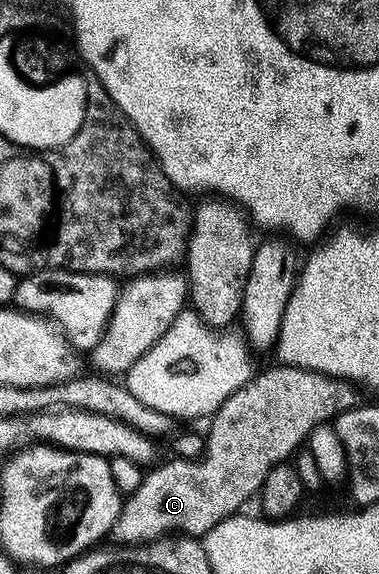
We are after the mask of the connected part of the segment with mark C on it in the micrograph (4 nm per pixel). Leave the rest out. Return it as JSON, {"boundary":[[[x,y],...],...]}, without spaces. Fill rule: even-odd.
{"boundary":[[[275,364],[269,370],[253,373],[253,376],[246,385],[238,388],[238,392],[234,392],[225,400],[222,405],[216,410],[215,414],[211,415],[210,422],[212,427],[206,431],[207,442],[205,444],[203,456],[199,458],[182,458],[177,456],[170,457],[169,462],[161,461],[159,464],[153,465],[147,471],[142,480],[142,484],[138,484],[138,488],[133,494],[127,495],[123,499],[120,507],[120,515],[115,524],[112,525],[112,532],[110,535],[111,541],[116,544],[123,544],[126,546],[139,546],[145,542],[154,542],[157,538],[163,538],[171,535],[173,532],[179,532],[184,536],[203,536],[210,532],[210,528],[214,528],[222,520],[231,518],[232,515],[241,513],[245,509],[244,506],[248,501],[255,499],[261,493],[264,481],[270,474],[270,470],[278,465],[280,462],[287,462],[293,457],[307,443],[309,434],[316,425],[324,423],[331,423],[337,415],[345,414],[347,410],[352,409],[361,401],[360,394],[355,385],[346,378],[331,378],[329,374],[323,374],[317,370],[307,370],[306,368],[298,368],[297,366],[285,366],[283,364]]]}

